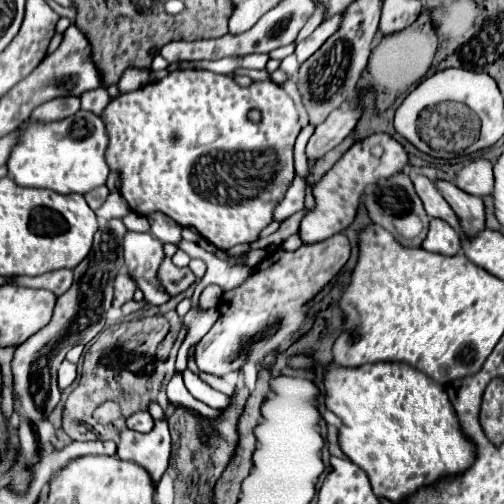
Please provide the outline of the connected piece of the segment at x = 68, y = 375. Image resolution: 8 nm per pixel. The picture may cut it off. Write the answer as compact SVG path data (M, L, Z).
M64 360L64 362L60 364L60 368L58 368L58 386L64 390L64 388L68 388L74 380L76 380L76 364Z

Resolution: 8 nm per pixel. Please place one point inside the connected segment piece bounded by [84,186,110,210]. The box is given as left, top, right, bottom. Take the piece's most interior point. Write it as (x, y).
(96, 197)

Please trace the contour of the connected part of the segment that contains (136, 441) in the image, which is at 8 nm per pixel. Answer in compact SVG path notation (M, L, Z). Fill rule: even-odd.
M160 420L148 434L124 430L118 442L118 456L144 468L152 482L158 484L170 460L170 432L168 420Z

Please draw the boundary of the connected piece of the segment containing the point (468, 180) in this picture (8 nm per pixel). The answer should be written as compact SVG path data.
M478 158L470 164L466 164L458 172L458 188L464 192L470 192L474 196L486 196L494 190L494 174L492 174L492 162L486 158Z

